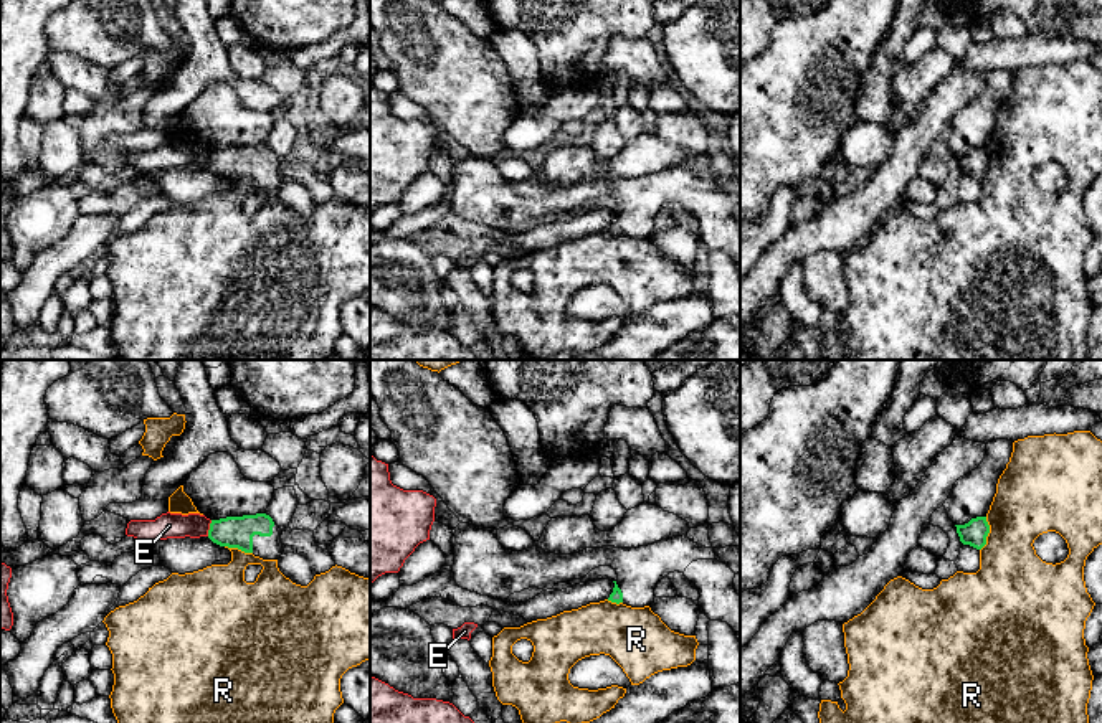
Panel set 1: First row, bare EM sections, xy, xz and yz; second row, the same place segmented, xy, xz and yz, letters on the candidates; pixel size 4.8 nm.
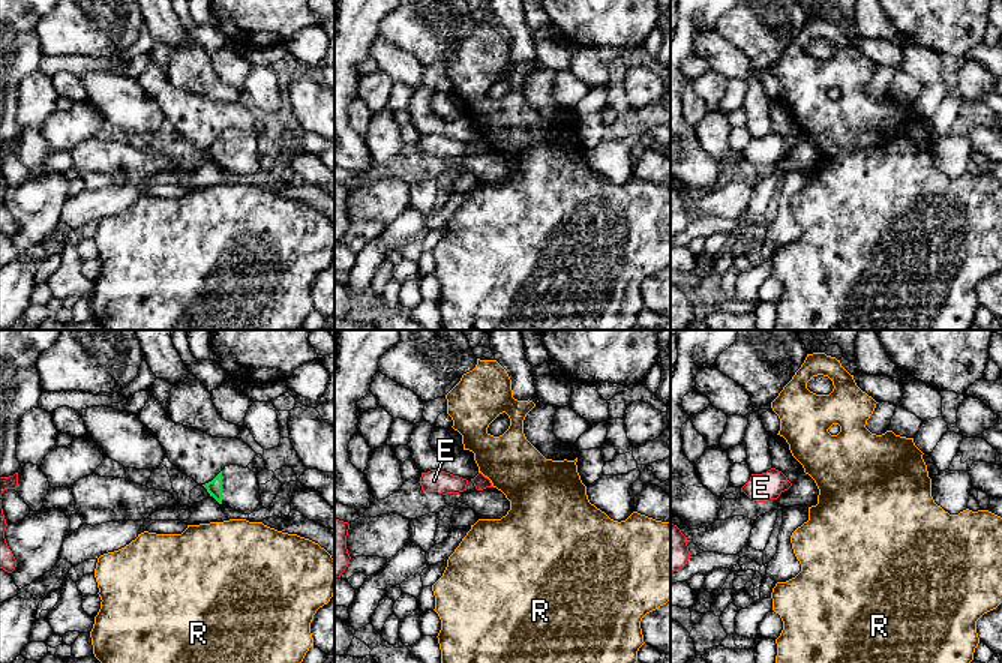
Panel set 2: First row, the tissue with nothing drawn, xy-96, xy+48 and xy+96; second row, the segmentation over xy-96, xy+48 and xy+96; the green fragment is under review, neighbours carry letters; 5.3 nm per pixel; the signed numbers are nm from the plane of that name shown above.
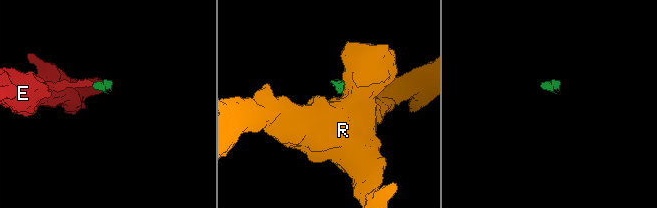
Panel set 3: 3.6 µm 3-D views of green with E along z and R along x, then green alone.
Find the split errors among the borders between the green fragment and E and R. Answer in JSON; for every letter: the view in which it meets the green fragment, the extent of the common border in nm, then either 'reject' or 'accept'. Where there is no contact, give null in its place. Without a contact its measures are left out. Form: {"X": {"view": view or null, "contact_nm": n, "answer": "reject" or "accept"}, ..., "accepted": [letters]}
{"E": {"view": "xy", "contact_nm": 80, "answer": "reject"}, "R": {"view": "yz", "contact_nm": 170, "answer": "reject"}, "accepted": []}

